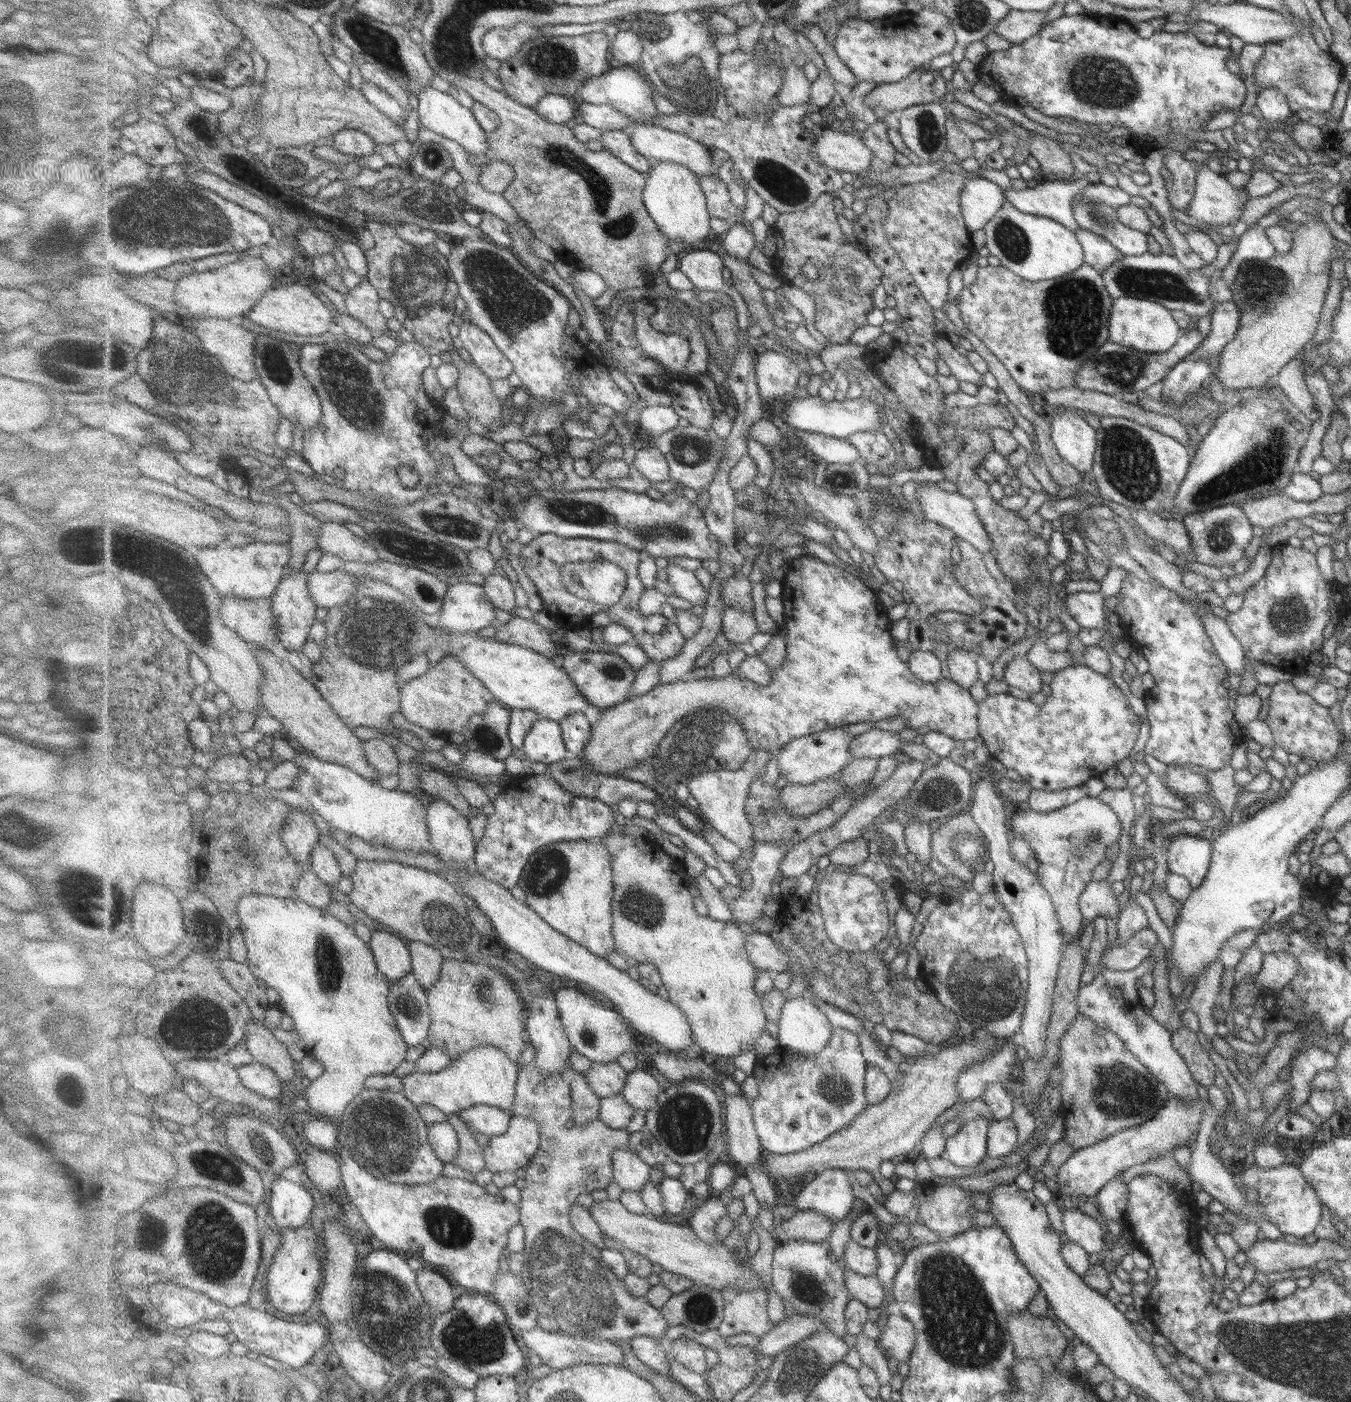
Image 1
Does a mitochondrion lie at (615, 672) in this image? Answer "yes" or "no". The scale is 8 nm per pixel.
yes

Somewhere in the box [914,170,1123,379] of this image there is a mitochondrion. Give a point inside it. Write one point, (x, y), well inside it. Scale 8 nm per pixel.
(1074, 309)

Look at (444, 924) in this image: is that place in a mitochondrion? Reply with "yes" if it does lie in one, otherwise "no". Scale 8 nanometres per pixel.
yes

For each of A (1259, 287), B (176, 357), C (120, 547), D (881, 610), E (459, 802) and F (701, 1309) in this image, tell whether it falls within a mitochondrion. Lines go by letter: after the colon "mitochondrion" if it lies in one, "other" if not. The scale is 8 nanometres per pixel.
A: mitochondrion
B: mitochondrion
C: mitochondrion
D: other
E: other
F: mitochondrion

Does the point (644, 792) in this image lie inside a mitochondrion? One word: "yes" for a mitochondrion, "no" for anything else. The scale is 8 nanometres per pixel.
yes

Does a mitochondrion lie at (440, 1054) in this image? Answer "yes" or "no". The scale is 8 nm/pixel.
no

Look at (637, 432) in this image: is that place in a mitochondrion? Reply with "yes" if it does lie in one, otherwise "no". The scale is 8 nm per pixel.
no

